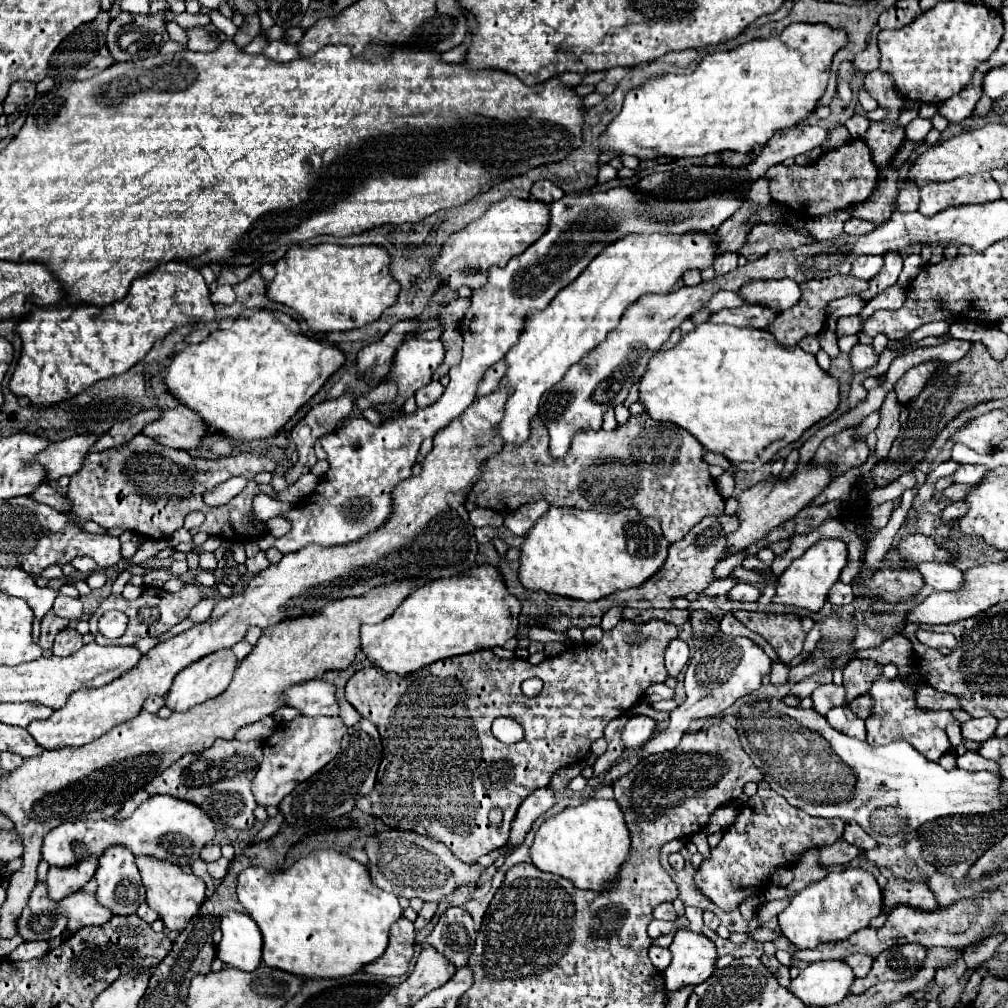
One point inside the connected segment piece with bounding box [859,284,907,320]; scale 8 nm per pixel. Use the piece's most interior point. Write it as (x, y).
(891, 299)

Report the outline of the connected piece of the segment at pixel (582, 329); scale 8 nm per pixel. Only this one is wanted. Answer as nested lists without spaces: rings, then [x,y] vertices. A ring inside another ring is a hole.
[[[629,234],[609,244],[545,310],[529,314],[521,340],[505,354],[509,370],[499,388],[511,388],[513,394],[505,404],[505,418],[497,428],[499,436],[505,442],[525,442],[529,438],[529,422],[537,414],[543,392],[555,386],[569,366],[579,362],[615,330],[619,318],[635,300],[647,292],[671,292],[683,272],[711,266],[715,250],[717,244],[711,234]]]

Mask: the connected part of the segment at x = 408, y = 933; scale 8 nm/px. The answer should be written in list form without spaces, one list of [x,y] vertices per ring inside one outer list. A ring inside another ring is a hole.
[[[401,916],[391,926],[389,946],[385,954],[373,964],[367,964],[365,972],[381,974],[381,976],[403,976],[409,970],[413,952],[415,952],[415,928],[413,922]]]

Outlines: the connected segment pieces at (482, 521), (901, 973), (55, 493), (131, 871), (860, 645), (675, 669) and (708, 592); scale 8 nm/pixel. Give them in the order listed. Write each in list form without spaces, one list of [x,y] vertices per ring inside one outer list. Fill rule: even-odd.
[[[475,508],[473,512],[471,512],[471,524],[473,526],[495,526],[495,528],[499,528],[499,526],[503,526],[503,514],[499,514],[499,512],[495,512],[495,510],[485,510],[485,508]]]
[[[903,944],[889,948],[875,958],[873,968],[865,978],[855,980],[851,992],[863,994],[871,986],[887,980],[897,980],[897,982],[909,980],[919,970],[923,958],[925,958],[925,948],[919,944]]]
[[[41,484],[41,486],[31,494],[31,498],[37,500],[37,502],[47,504],[47,506],[51,506],[51,508],[57,508],[59,512],[65,512],[65,514],[71,512],[71,502],[67,500],[67,496],[65,496],[63,492],[59,492],[59,490],[57,490],[55,486],[51,486],[51,484]]]
[[[107,848],[99,860],[95,878],[99,882],[99,904],[111,908],[115,914],[131,914],[141,902],[145,902],[145,888],[135,866],[135,856],[129,848]]]
[[[855,626],[855,628],[857,628],[857,638],[853,640],[853,648],[855,650],[873,648],[873,646],[879,646],[885,640],[879,630],[871,630],[867,626]]]
[[[671,640],[667,652],[665,652],[665,668],[667,668],[667,674],[671,678],[677,678],[679,672],[683,670],[683,666],[687,664],[689,660],[689,648],[683,640]]]
[[[727,576],[727,578],[723,578],[723,580],[715,580],[715,582],[711,582],[709,588],[705,588],[705,590],[699,592],[699,594],[701,594],[701,596],[719,596],[719,594],[727,594],[729,588],[731,588],[733,584],[735,584],[735,578]]]

